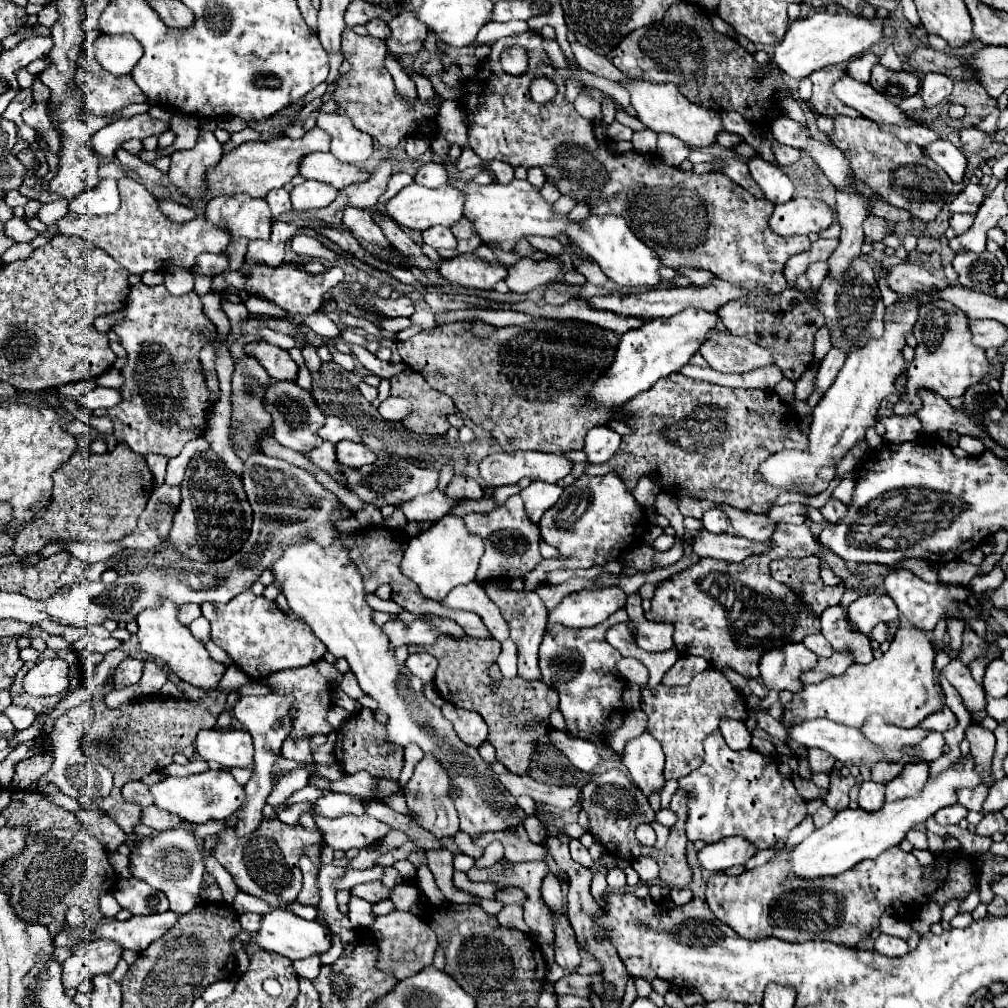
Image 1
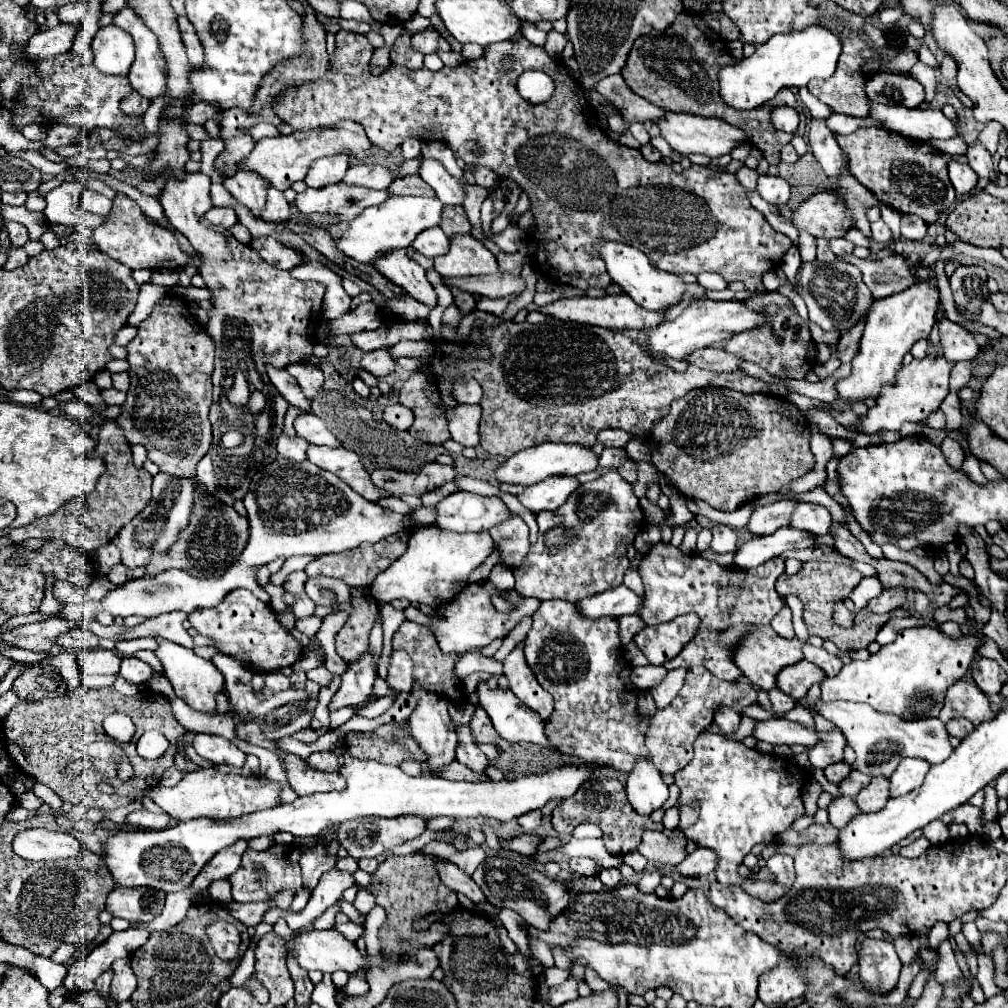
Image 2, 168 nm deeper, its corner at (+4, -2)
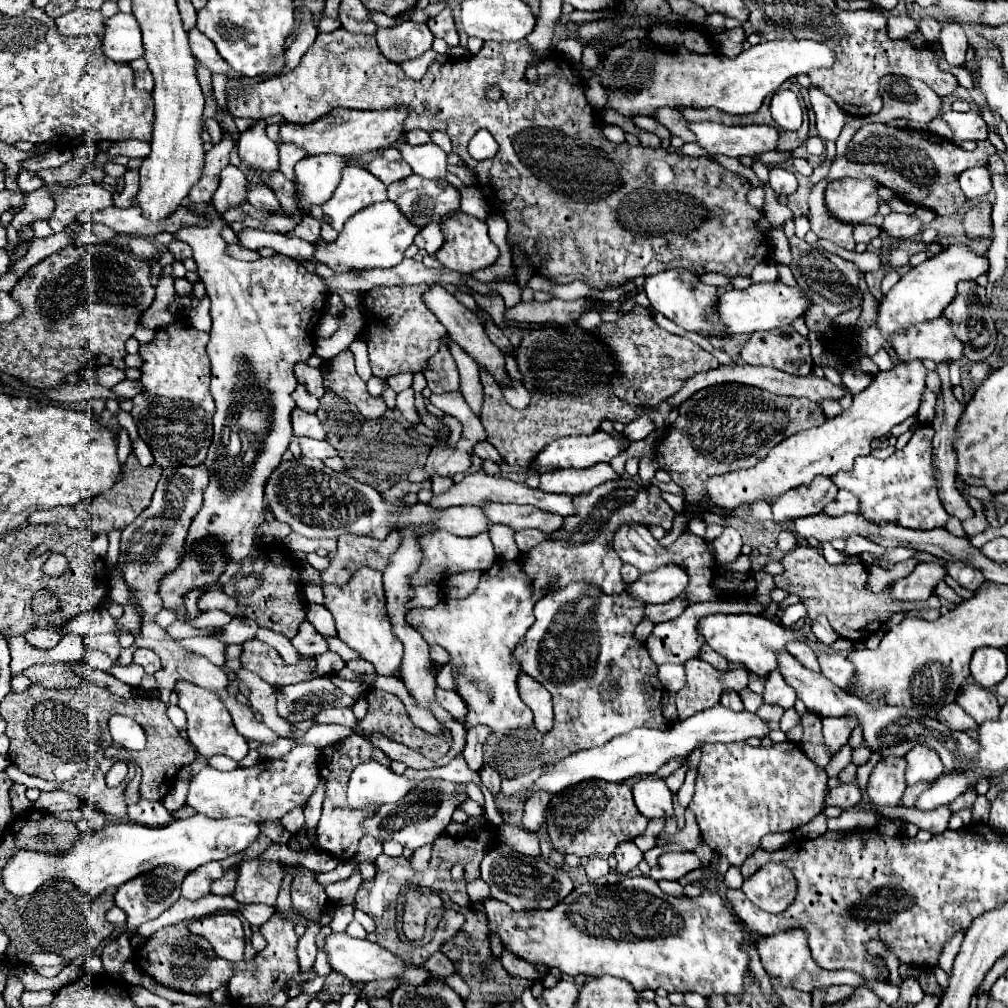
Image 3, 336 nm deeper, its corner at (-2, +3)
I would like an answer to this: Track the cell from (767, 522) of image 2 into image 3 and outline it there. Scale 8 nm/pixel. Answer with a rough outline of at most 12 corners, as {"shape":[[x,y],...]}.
{"shape":[[816,476],[780,496],[776,522],[816,516],[836,498],[836,484]]}

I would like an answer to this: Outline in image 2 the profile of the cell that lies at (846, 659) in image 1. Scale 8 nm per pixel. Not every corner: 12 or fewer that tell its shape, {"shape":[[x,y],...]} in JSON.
{"shape":[[802,659],[778,675],[778,689],[800,701],[826,673]]}

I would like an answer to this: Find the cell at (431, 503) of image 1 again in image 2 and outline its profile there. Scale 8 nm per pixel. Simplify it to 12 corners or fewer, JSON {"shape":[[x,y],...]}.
{"shape":[[458,491],[436,505],[436,525],[486,531],[510,515],[498,497]]}

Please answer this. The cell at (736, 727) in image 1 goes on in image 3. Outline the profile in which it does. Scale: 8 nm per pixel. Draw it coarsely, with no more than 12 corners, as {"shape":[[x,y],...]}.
{"shape":[[734,690],[720,696],[720,704],[740,712],[742,700]]}

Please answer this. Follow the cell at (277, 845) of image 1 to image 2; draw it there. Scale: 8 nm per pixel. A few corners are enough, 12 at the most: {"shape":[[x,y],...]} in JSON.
{"shape":[[274,843],[246,849],[228,877],[234,901],[298,893],[302,851]]}

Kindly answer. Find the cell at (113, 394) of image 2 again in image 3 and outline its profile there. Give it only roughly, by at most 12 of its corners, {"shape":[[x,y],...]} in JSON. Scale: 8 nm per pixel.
{"shape":[[140,380],[116,384],[118,396],[134,398],[144,390]]}

